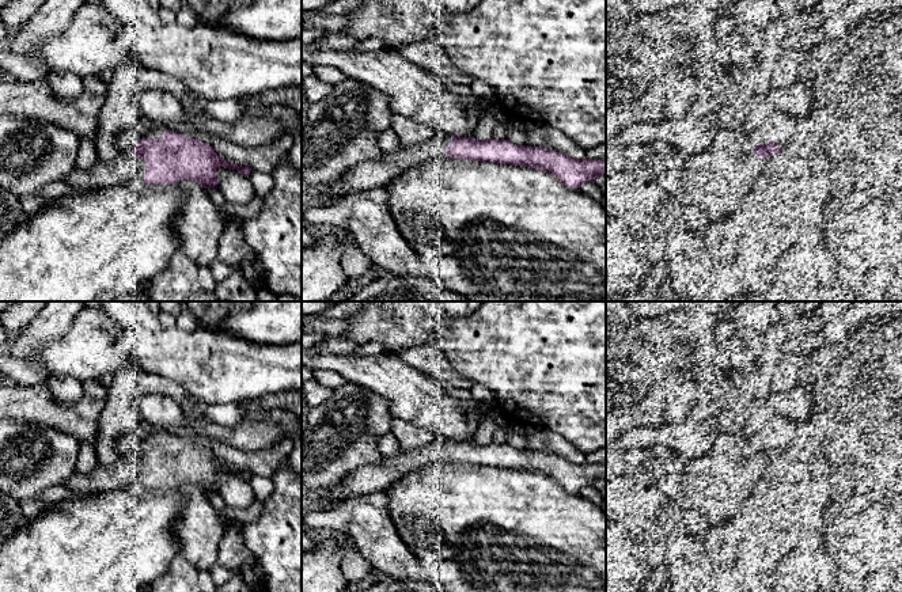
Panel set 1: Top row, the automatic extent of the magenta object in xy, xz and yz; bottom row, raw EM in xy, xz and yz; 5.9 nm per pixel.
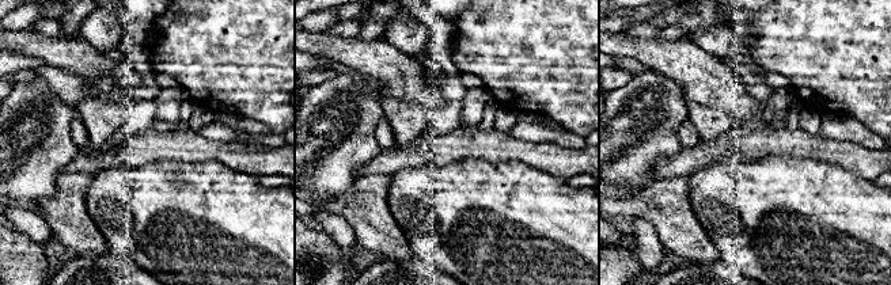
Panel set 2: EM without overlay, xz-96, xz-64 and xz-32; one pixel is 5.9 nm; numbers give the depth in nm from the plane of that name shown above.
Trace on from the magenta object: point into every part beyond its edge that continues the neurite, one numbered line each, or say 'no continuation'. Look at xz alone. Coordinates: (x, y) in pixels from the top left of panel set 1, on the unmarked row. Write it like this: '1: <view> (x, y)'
1: xz (367, 479)

